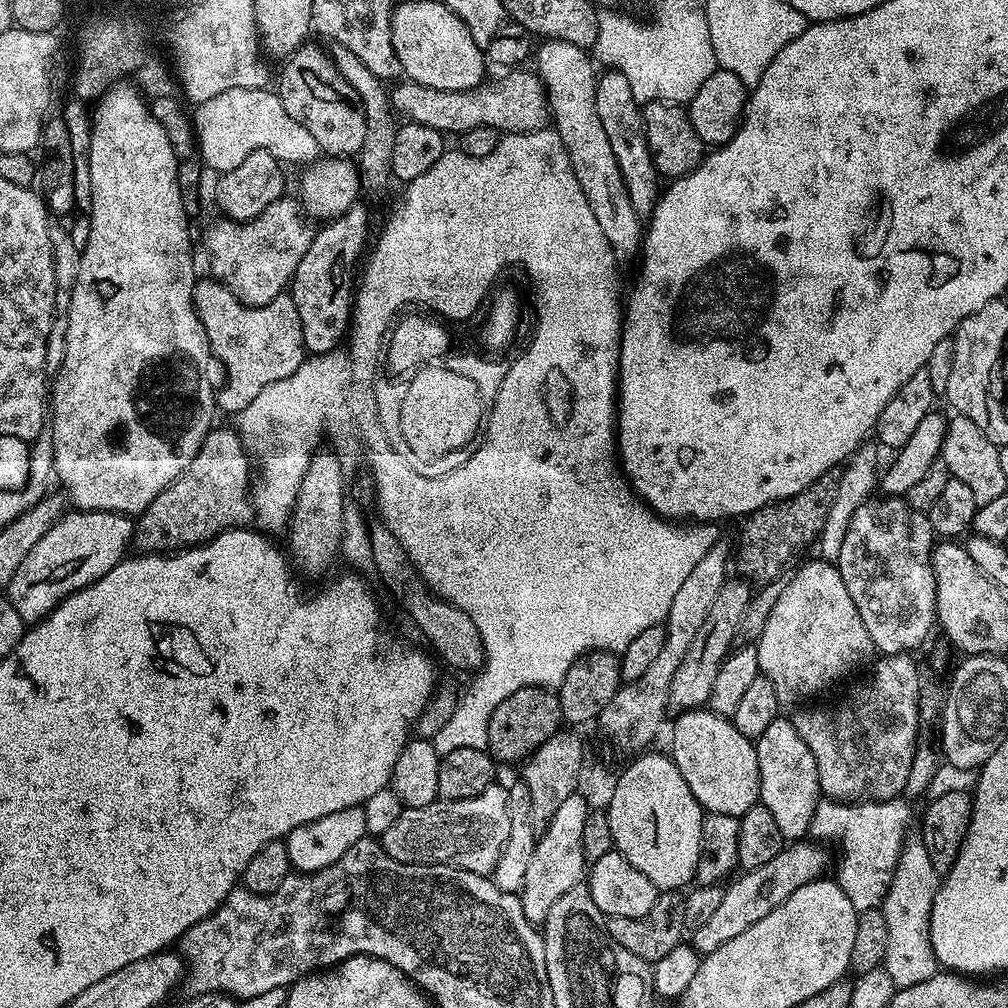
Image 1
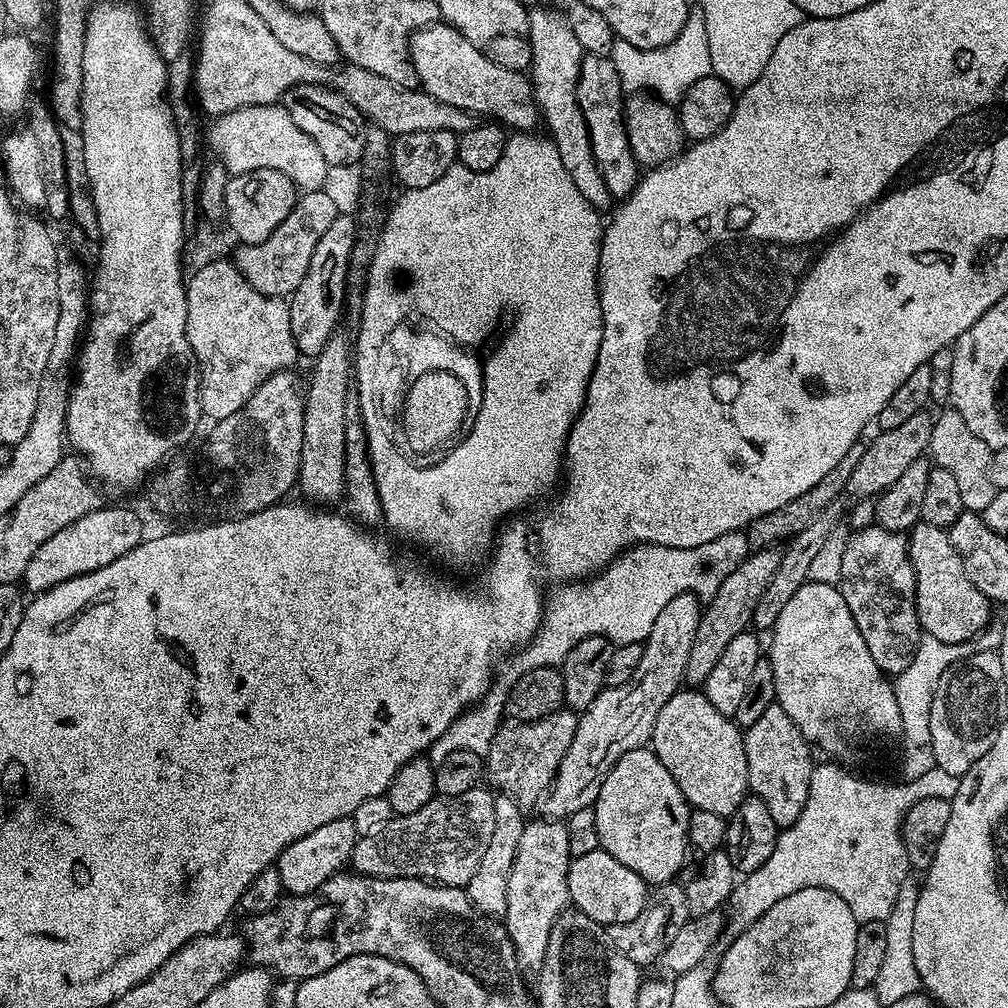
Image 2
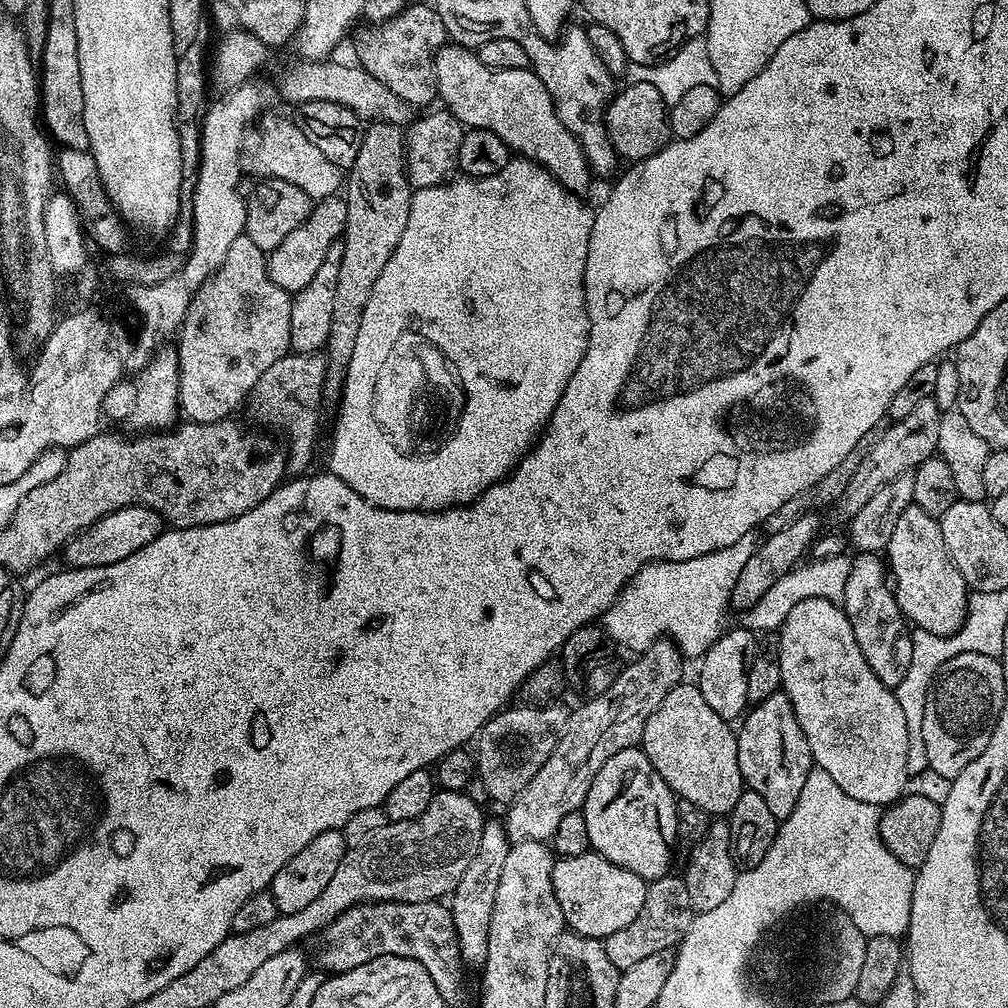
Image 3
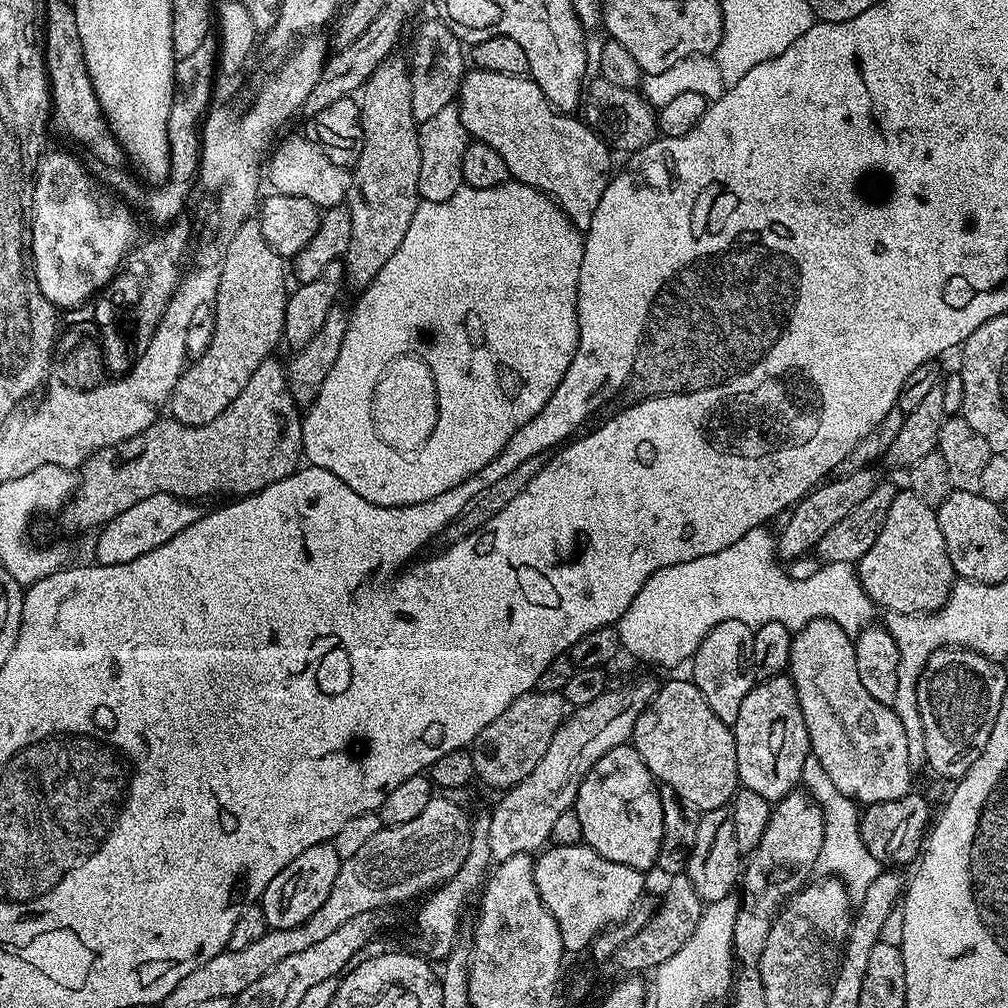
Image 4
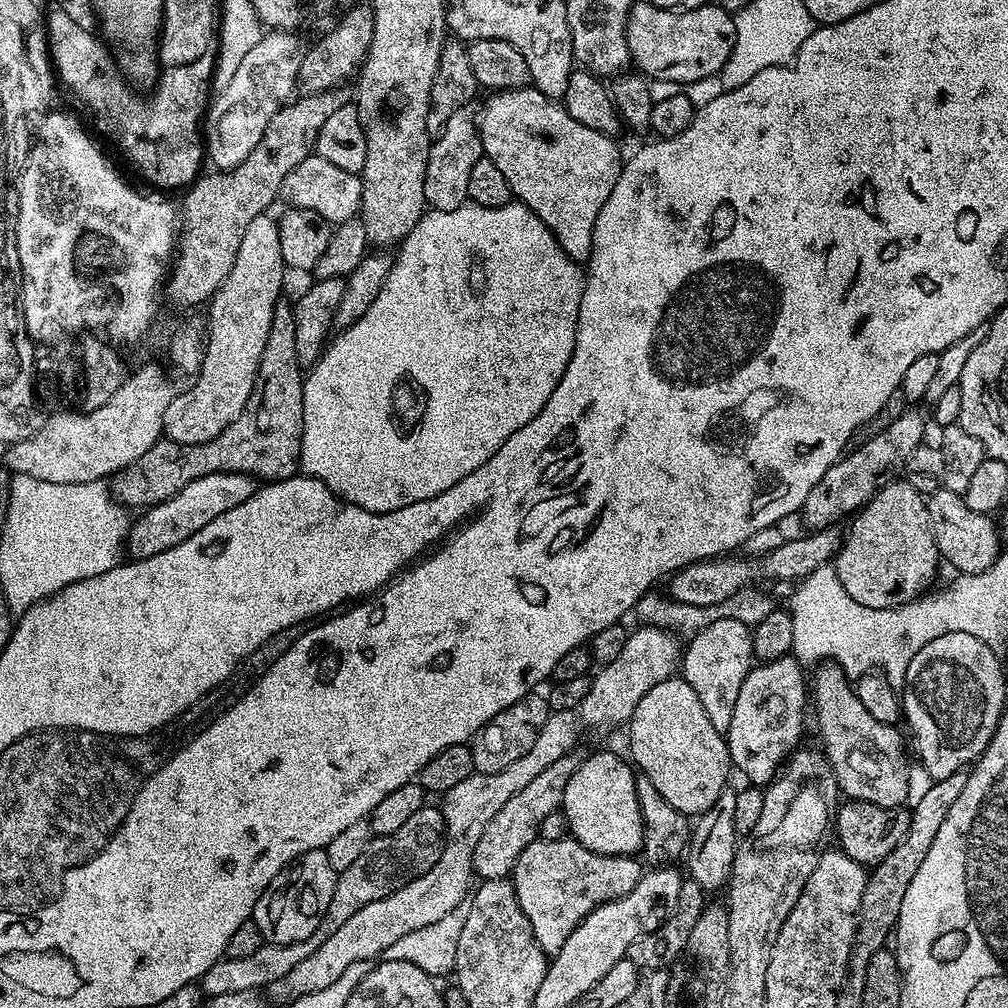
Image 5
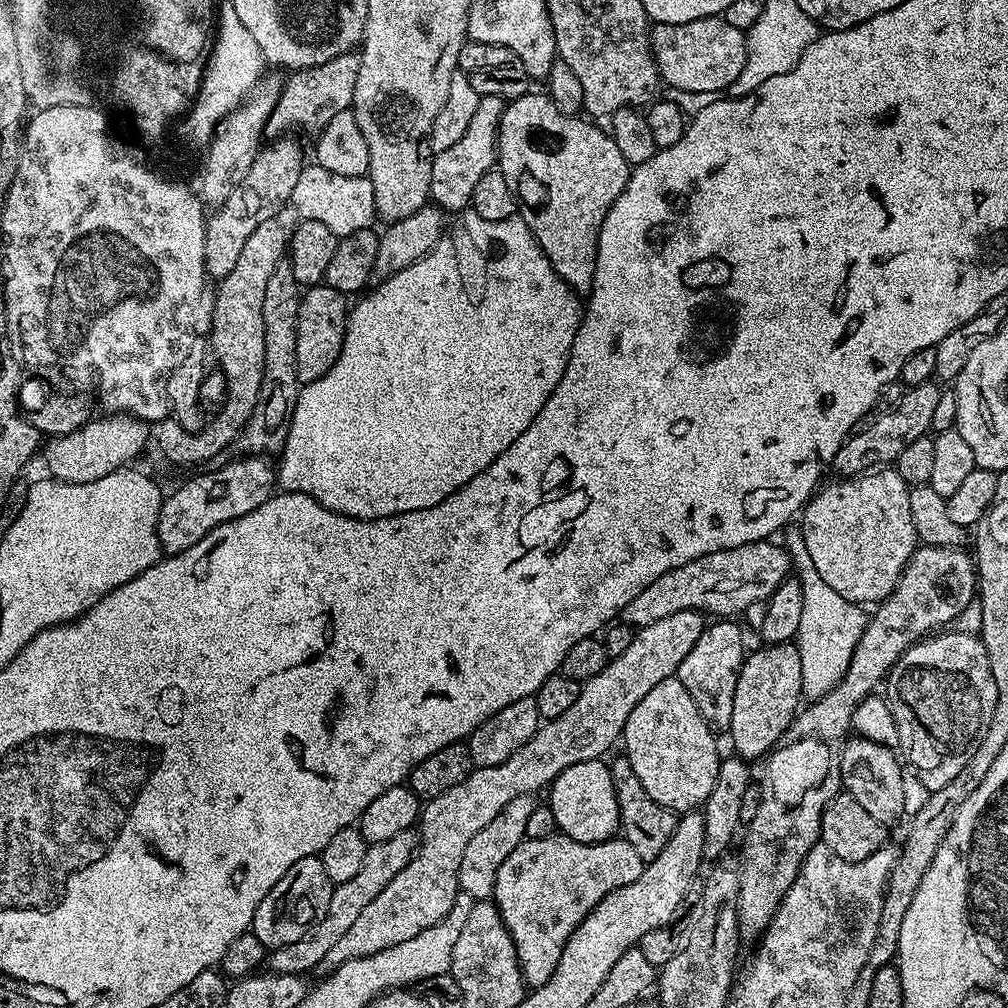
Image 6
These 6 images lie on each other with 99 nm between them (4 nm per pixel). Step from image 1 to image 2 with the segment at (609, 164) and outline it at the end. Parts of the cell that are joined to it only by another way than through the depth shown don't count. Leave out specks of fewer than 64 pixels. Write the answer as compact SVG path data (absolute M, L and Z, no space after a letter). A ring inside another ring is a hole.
M533 7L528 14L527 38L532 51L530 69L532 95L536 97L539 119L548 127L547 135L562 158L562 166L566 166L570 178L574 178L574 186L578 186L586 202L593 204L597 210L604 210L607 204L613 203L613 199L606 190L606 182L602 182L602 174L598 174L598 166L594 162L594 150L590 146L590 134L582 118L576 93L580 67L586 53L578 38L574 38L574 30L570 30L570 26L559 11L549 8Z

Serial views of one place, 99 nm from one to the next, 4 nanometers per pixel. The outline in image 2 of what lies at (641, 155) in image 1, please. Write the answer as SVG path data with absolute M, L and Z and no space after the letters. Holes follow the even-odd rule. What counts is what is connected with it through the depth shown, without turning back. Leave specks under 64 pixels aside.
M604 54L585 55L580 67L576 93L582 118L590 134L590 146L594 150L594 162L598 166L598 174L602 174L602 182L606 182L606 190L611 194L613 201L622 201L635 190L636 182L642 175L642 168L636 163L634 154L630 150L624 125L626 93L614 62Z

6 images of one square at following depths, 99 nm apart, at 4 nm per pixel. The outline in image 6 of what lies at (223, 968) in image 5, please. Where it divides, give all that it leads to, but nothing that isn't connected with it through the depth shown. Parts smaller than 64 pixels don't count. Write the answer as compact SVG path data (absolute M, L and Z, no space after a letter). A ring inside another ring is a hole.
M412 830L394 834L394 838L386 838L386 842L369 844L366 858L362 858L362 867L358 869L358 874L354 874L350 882L342 882L333 887L330 906L322 919L313 928L306 930L306 934L302 934L298 942L290 942L281 948L273 948L267 953L267 971L291 976L304 976L308 974L308 971L311 973L316 964L322 962L322 958L326 958L330 946L334 946L334 942L338 942L338 938L342 938L342 934L350 930L350 925L357 920L358 914L362 914L366 902L374 902L374 898L378 898L378 894L382 894L382 890L390 886L390 882L394 882L394 877L410 863L416 855L417 847L418 836Z

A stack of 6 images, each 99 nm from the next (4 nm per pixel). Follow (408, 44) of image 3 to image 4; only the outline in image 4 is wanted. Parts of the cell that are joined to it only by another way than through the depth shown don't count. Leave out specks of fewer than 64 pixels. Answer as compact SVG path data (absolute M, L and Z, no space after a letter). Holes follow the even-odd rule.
M431 18L416 32L412 40L410 59L410 110L417 125L426 123L438 110L450 106L459 97L460 82L466 71L466 48L448 25L439 18Z

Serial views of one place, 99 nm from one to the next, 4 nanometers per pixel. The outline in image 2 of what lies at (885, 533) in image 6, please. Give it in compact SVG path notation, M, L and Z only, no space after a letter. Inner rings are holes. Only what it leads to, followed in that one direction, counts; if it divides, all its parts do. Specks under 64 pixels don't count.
M923 522L917 524L908 536L908 553L916 575L916 613L921 629L947 644L975 640L993 619L994 608L982 590L970 582L947 531Z

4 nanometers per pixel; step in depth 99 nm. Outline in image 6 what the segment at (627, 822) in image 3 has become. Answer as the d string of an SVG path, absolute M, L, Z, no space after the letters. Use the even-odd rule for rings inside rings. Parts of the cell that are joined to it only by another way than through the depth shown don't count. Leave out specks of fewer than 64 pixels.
M594 759L567 766L547 789L546 803L554 810L557 829L571 840L583 844L601 844L620 832L620 811L618 798L614 794L612 769L604 763L603 759Z

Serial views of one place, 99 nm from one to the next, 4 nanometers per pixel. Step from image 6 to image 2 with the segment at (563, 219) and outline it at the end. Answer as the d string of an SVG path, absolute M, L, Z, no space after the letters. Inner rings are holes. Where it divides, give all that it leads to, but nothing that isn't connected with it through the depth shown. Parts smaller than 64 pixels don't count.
M437 22L416 31L408 41L408 55L412 58L419 87L434 98L438 98L438 102L446 102L480 118L491 118L508 130L532 130L535 129L532 127L538 124L538 109L536 97L532 95L531 79L525 73L506 70L506 66L498 66L481 45L467 40L452 25Z

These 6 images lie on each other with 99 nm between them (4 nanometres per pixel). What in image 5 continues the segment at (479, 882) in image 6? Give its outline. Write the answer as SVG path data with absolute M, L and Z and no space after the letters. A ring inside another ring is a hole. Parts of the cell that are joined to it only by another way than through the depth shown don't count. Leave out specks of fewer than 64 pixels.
M571 754L559 758L554 766L546 766L546 770L538 774L538 778L533 778L527 786L522 786L522 790L518 790L518 794L514 794L510 802L506 802L506 806L502 806L502 810L498 810L498 814L490 818L472 855L472 871L481 881L503 880L511 873L522 850L526 850L530 842L538 839L543 819L563 805L566 782L570 782L570 774L574 774L577 763L577 757Z

